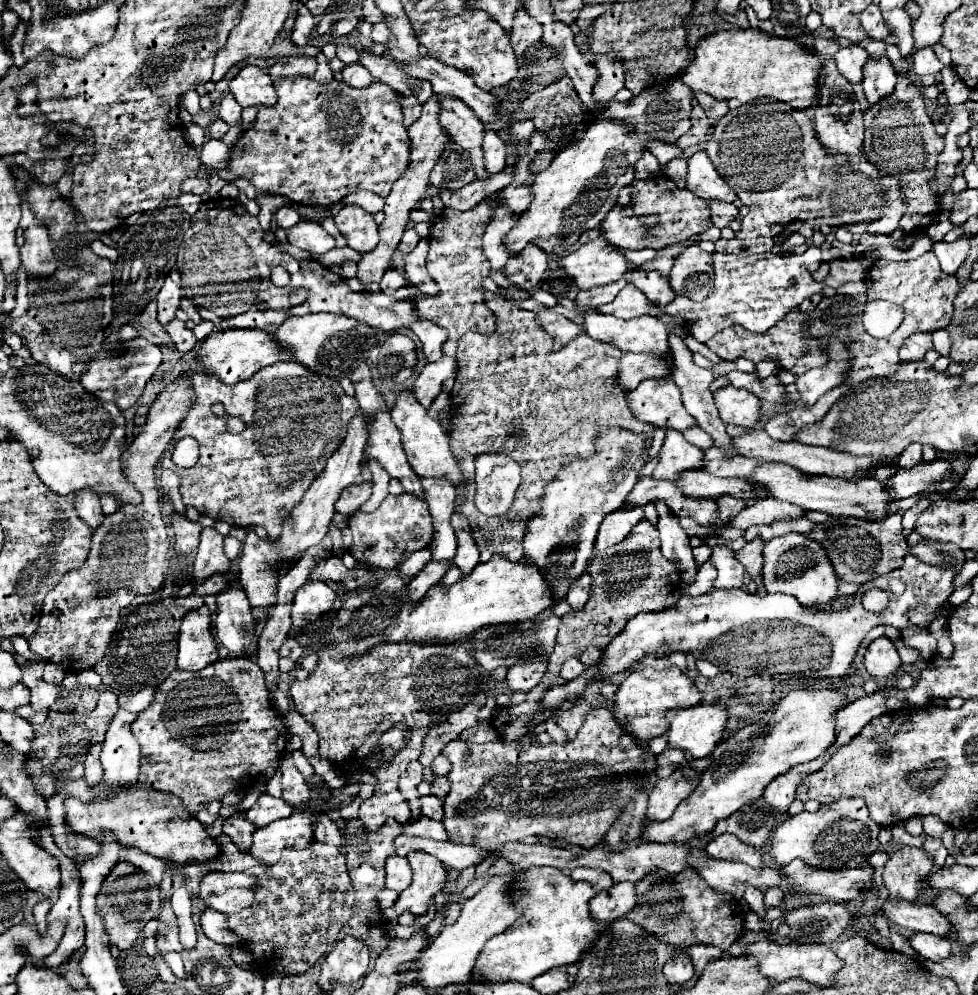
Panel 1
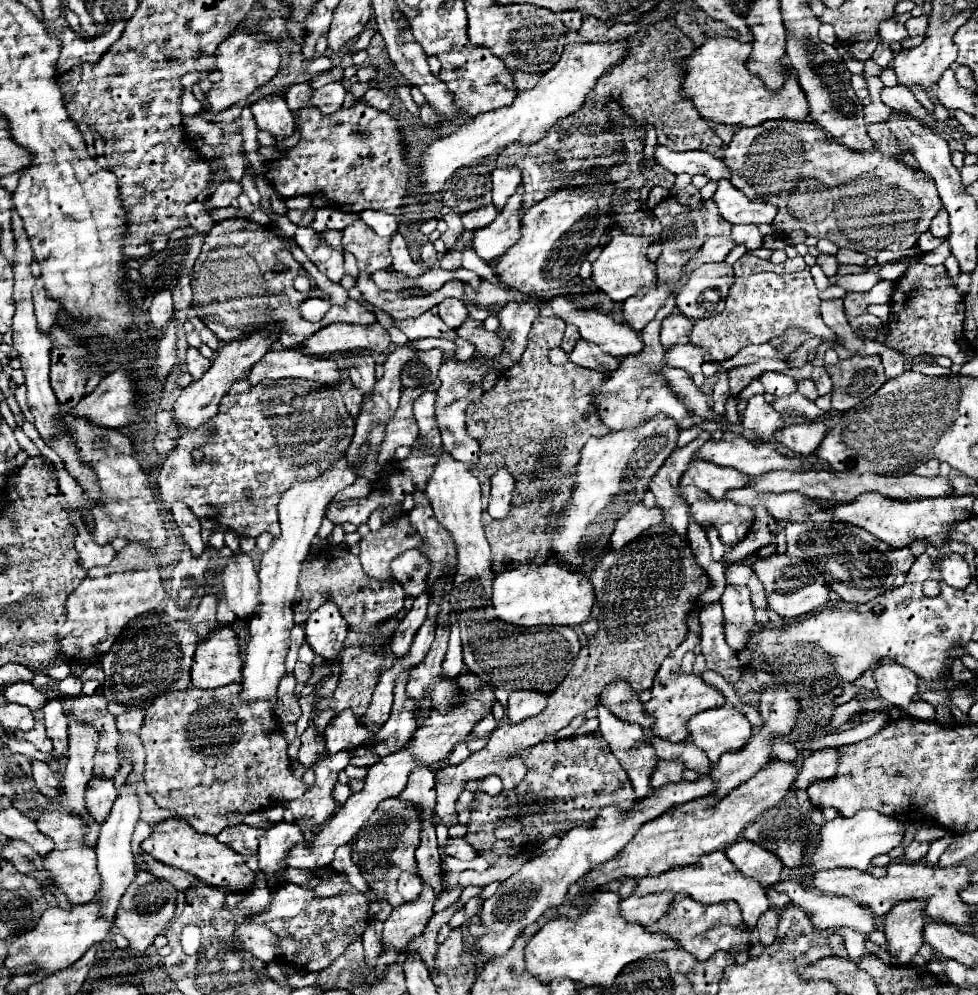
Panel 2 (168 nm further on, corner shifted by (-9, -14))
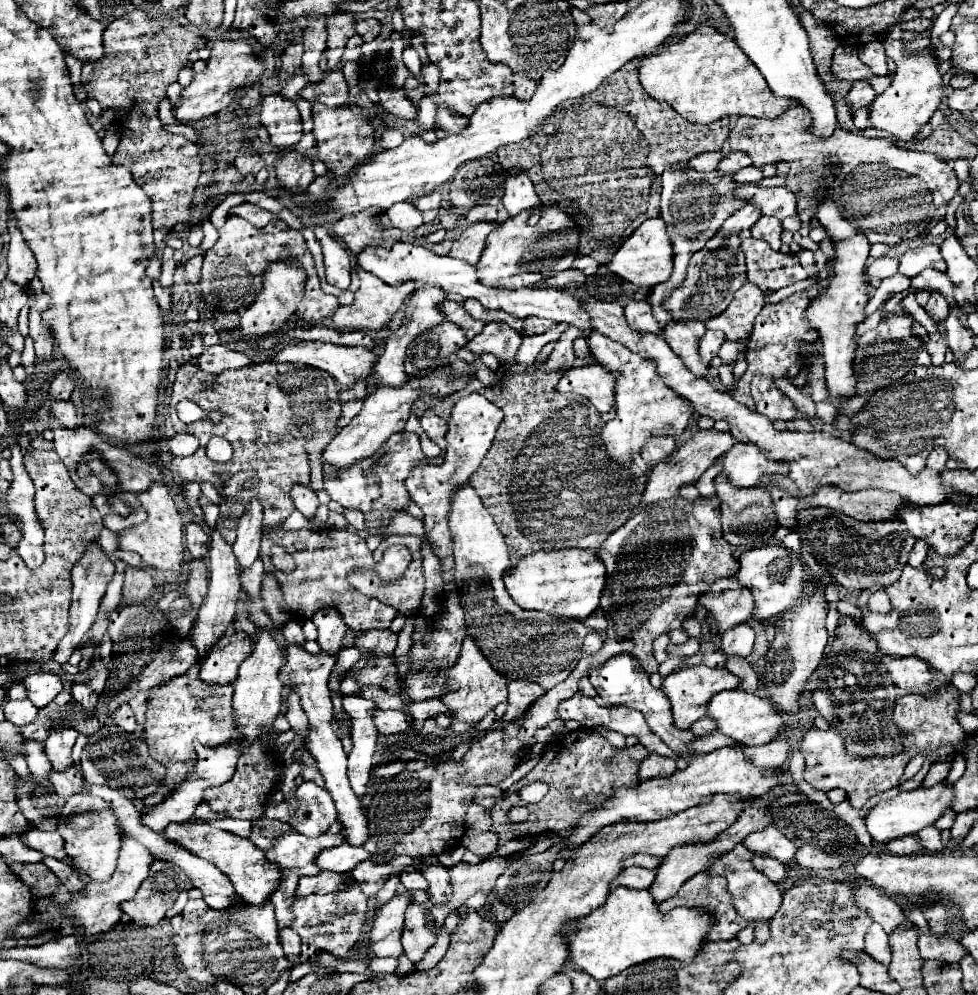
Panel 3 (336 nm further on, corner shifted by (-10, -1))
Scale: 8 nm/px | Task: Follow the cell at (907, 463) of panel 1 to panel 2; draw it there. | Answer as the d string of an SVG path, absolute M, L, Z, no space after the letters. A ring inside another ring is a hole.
M931 458L927 462L921 462L919 466L913 468L913 474L917 474L917 476L937 476L939 474L939 460Z

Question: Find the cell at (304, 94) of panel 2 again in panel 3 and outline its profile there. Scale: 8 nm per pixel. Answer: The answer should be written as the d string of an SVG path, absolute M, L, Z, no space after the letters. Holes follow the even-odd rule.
M298 99L296 105L298 105L298 111L300 111L300 115L302 115L304 133L310 133L312 127L314 127L314 125L312 125L312 105L310 105L308 101L304 101L304 99Z

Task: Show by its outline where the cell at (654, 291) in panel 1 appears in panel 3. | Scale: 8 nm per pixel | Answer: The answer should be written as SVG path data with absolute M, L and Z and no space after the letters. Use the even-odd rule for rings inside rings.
M670 321L664 329L664 339L672 347L672 351L694 371L694 375L702 375L702 379L710 377L708 365L702 363L698 355L698 339L706 333L706 327L702 321L690 321L690 323L678 323Z

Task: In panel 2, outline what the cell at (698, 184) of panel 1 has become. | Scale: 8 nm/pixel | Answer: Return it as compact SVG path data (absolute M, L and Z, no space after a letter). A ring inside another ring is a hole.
M729 180L717 182L713 200L729 224L771 224L773 216L777 214L773 204L749 200Z

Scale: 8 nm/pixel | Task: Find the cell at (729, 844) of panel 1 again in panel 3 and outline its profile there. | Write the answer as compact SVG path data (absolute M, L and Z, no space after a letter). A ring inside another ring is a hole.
M768 825L762 831L754 831L744 839L744 845L758 855L768 855L778 859L780 863L788 863L796 855L796 845L778 831L776 825Z

